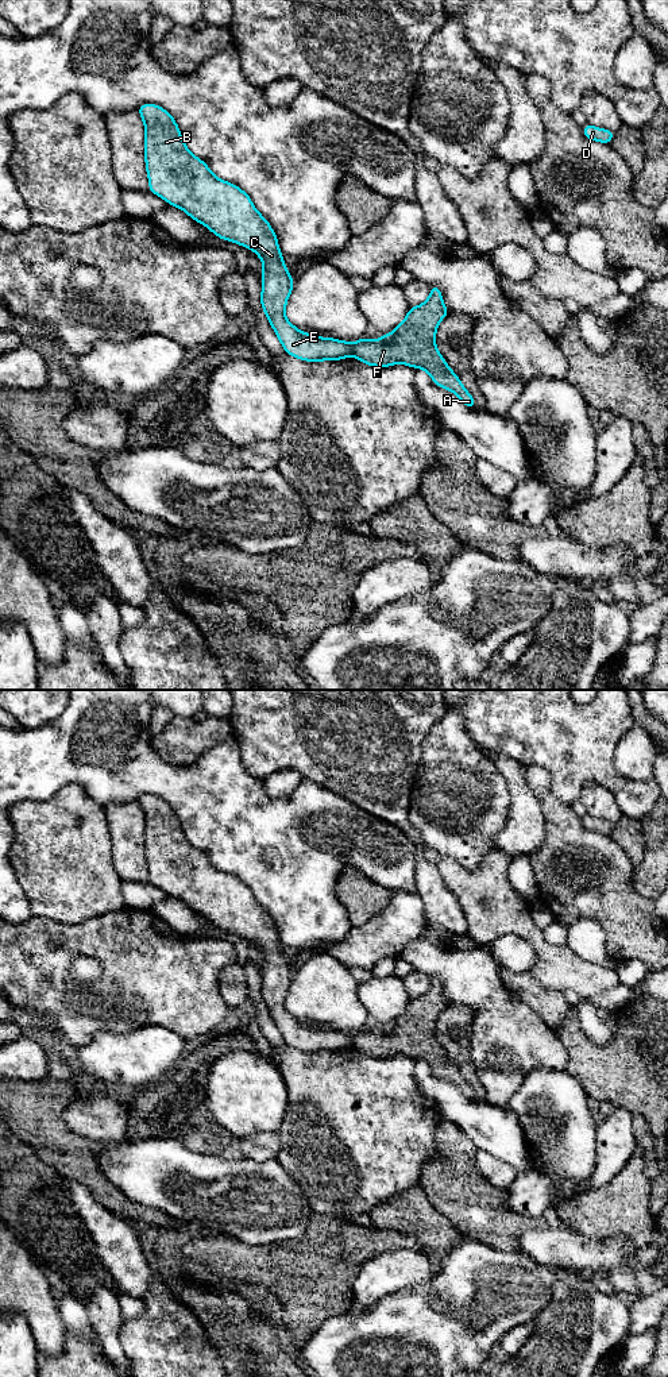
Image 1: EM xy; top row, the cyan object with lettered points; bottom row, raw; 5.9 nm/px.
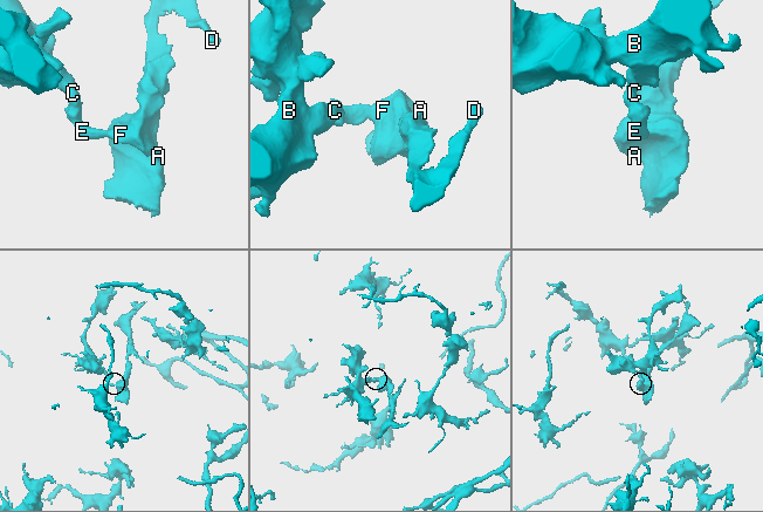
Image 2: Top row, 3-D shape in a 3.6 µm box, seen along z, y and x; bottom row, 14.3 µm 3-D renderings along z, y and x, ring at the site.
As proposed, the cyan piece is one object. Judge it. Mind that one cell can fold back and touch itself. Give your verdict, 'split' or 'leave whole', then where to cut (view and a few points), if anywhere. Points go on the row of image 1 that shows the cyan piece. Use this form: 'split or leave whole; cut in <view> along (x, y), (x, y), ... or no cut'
split; cut in xy along (351, 343), (352, 355)

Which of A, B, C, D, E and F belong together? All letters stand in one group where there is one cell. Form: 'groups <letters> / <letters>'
groups A D F / B C E

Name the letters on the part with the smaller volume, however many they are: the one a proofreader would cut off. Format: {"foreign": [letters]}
{"foreign": ["A", "D", "F"]}

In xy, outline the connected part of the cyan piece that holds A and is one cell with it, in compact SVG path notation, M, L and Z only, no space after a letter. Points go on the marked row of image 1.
M430 286L428 300L418 306L410 306L405 320L391 333L377 340L362 338L352 343L352 356L377 367L402 363L424 369L437 386L455 393L466 406L474 409L472 396L436 347L437 325L448 313L440 288Z

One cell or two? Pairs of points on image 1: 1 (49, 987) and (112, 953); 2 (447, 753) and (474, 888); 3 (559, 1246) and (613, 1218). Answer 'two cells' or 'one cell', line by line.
1: one cell
2: two cells
3: two cells

